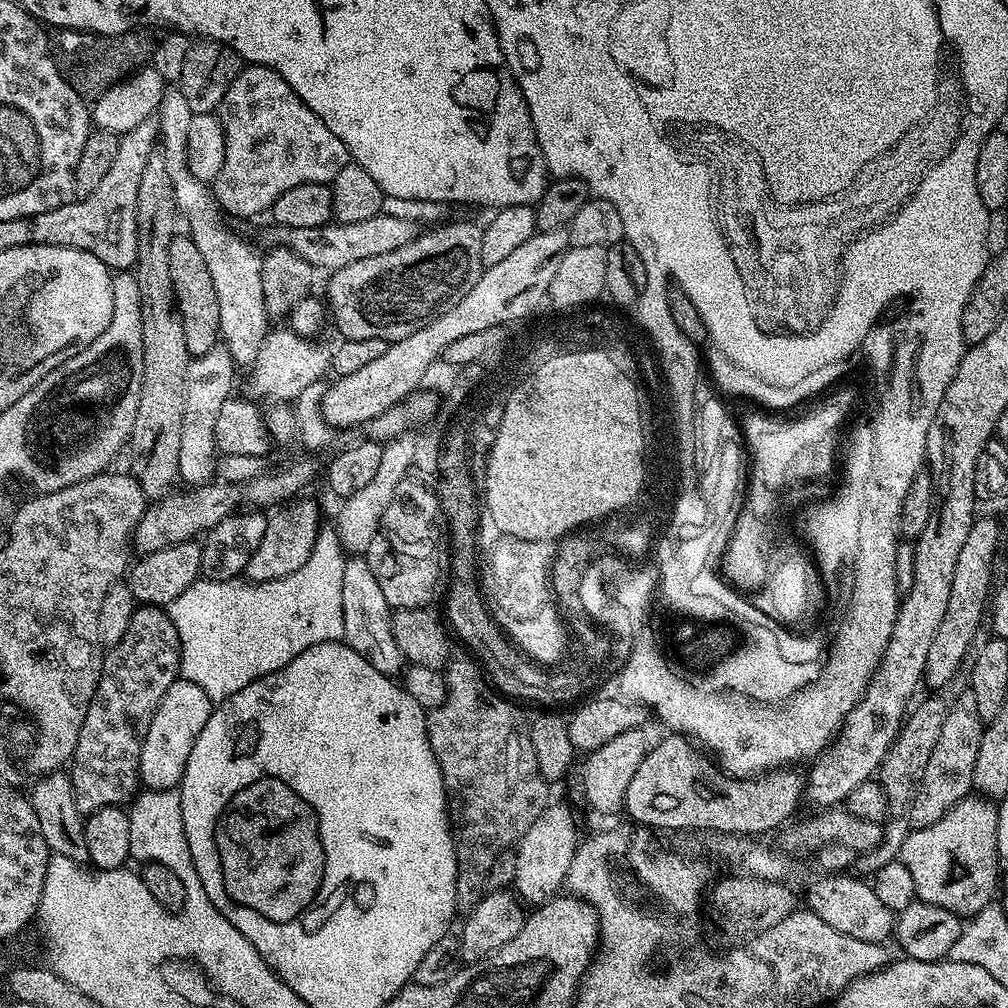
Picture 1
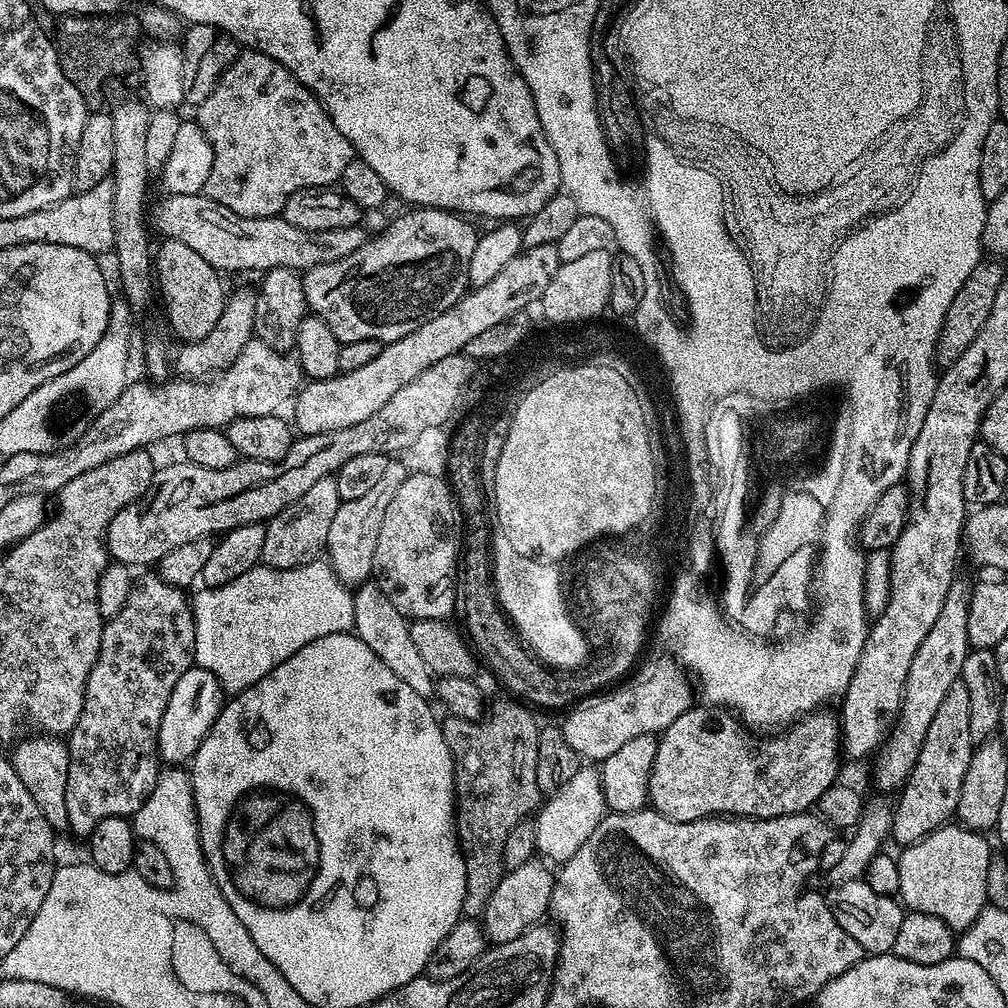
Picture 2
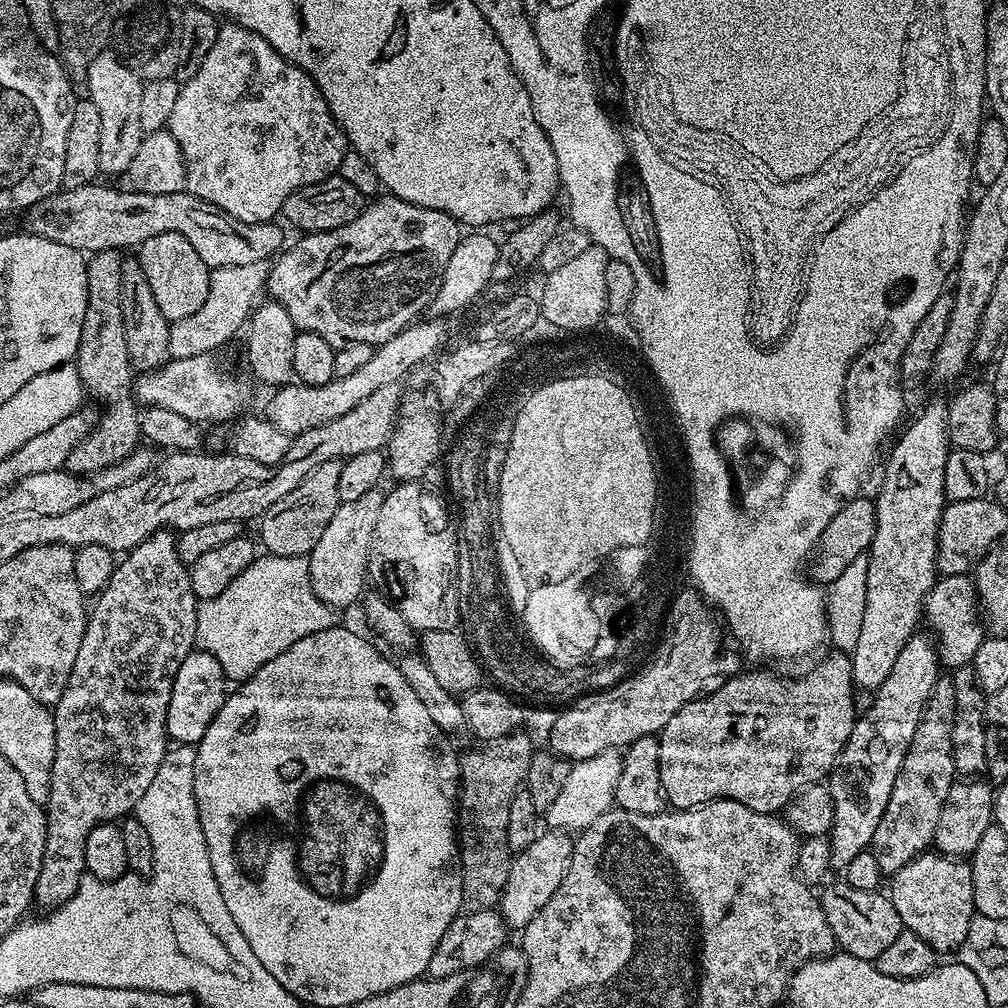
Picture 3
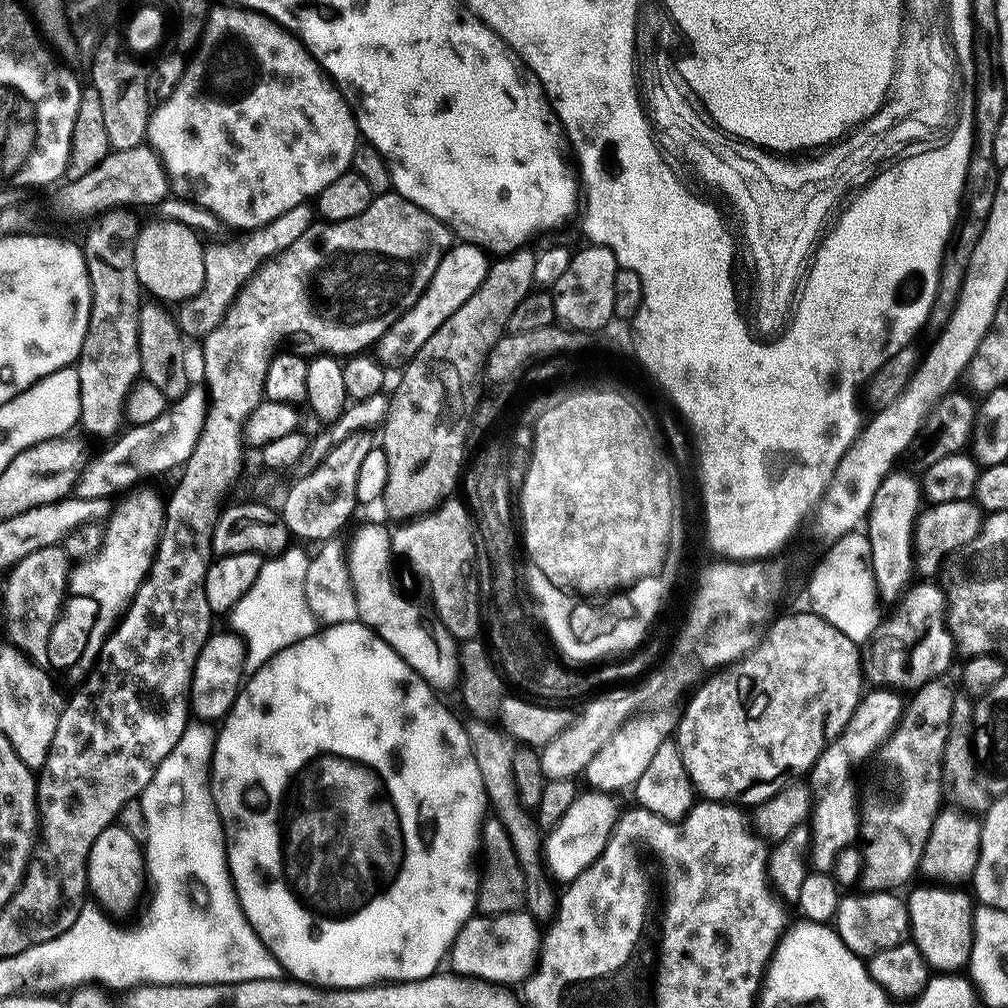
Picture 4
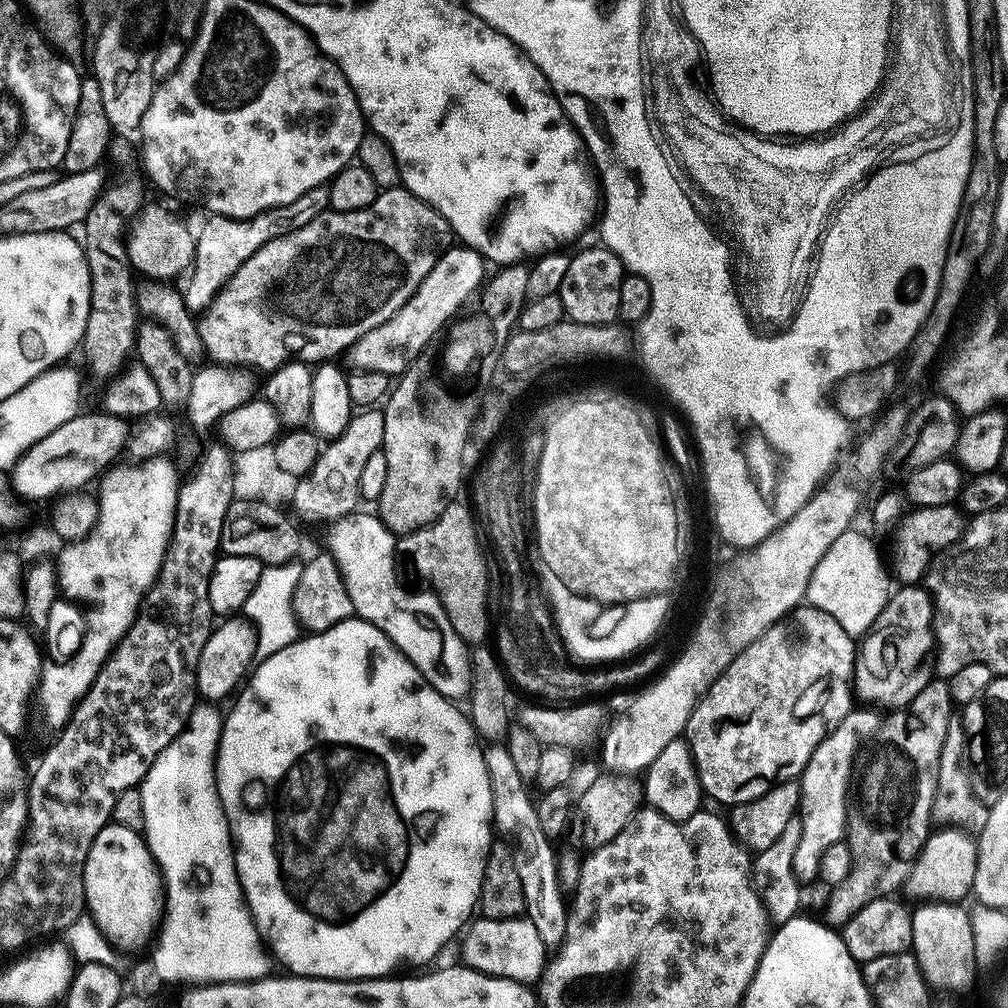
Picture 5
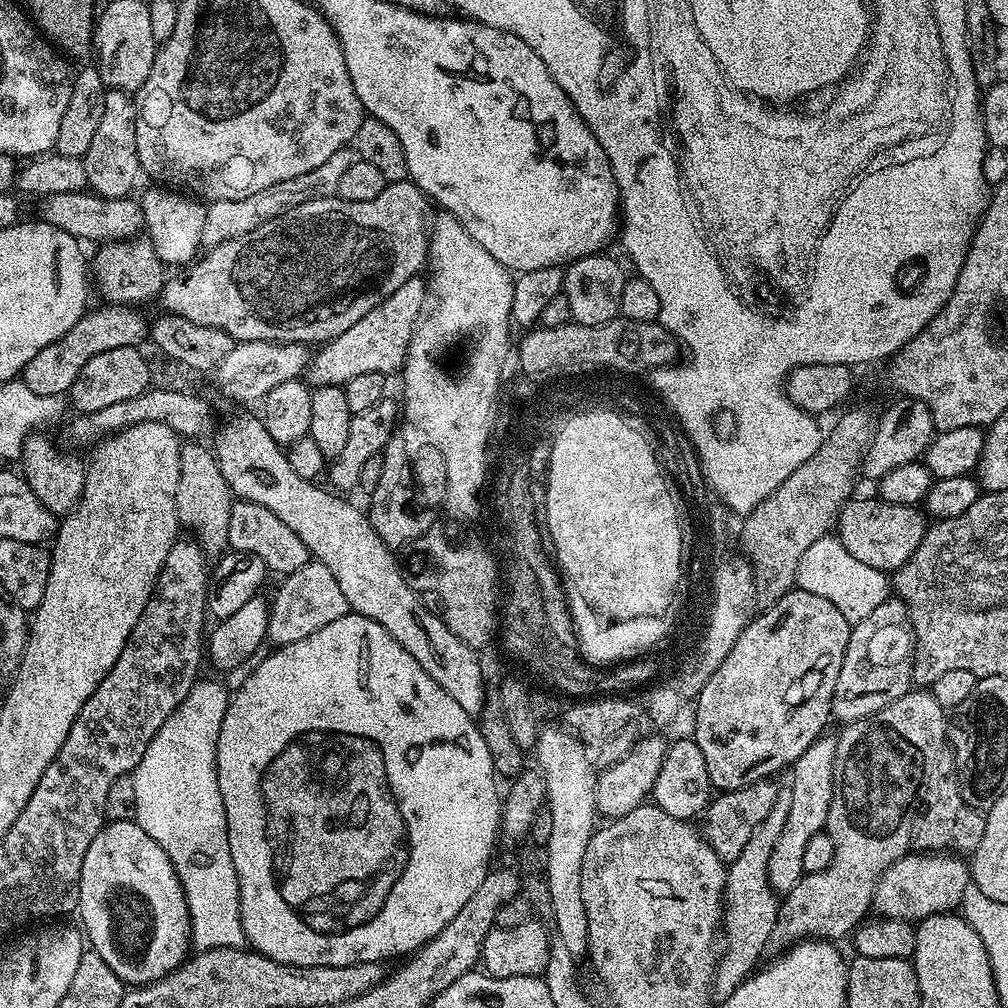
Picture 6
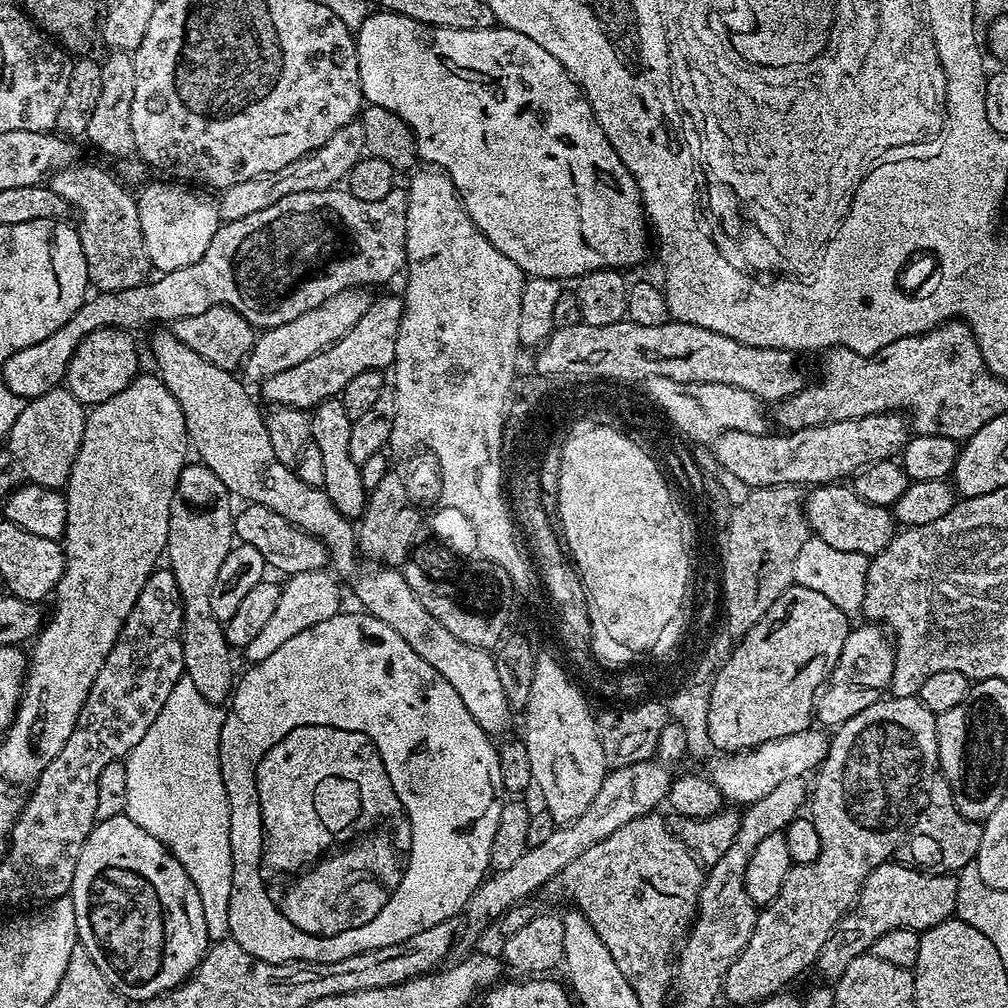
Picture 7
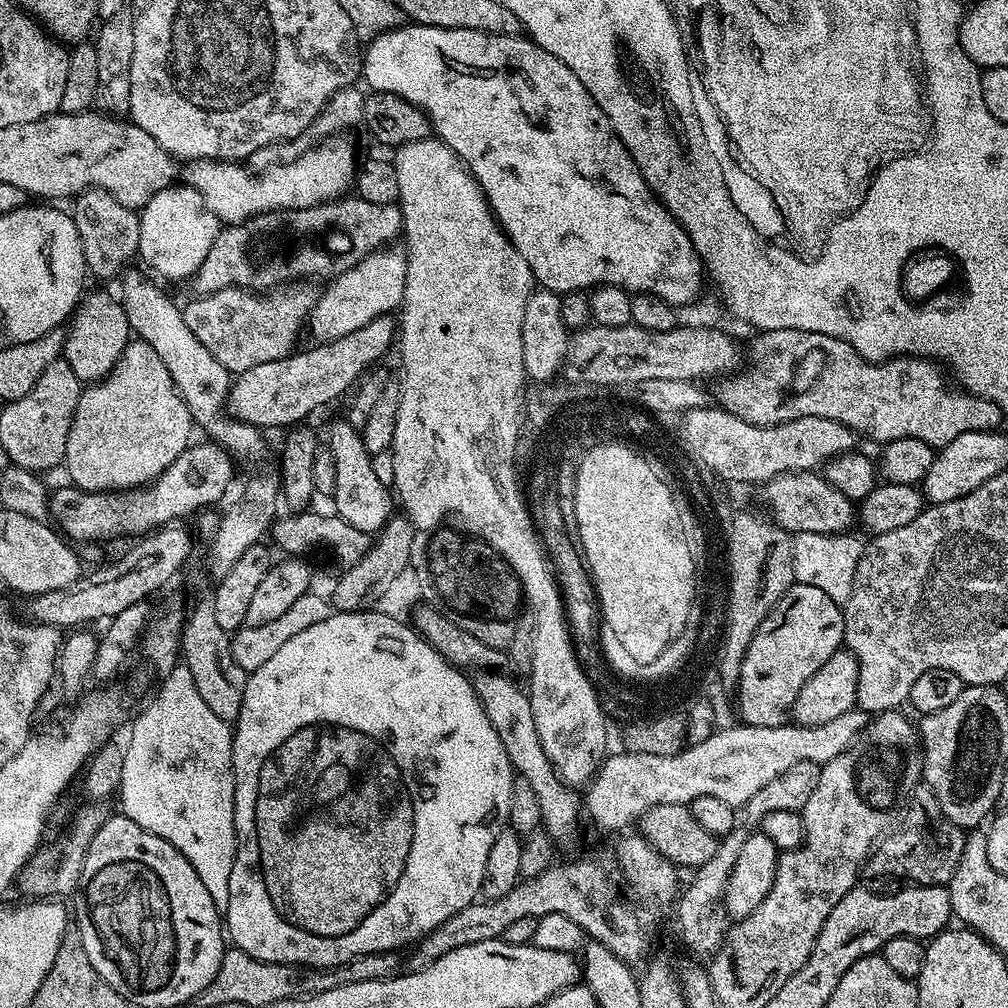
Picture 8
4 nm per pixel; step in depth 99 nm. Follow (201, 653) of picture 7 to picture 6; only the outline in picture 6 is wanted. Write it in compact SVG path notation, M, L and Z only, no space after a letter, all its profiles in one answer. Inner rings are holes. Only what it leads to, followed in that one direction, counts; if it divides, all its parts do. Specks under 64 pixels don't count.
M188 442L181 447L178 462L178 490L176 491L176 518L189 528L205 557L216 558L229 547L227 531L234 503L232 490L222 476L215 451L204 442Z

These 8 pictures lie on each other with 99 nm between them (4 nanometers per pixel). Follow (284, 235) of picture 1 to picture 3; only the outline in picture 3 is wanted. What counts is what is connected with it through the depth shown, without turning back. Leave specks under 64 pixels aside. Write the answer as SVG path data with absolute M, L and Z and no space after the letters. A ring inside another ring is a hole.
M94 182L83 184L82 187L66 188L52 196L41 197L32 208L35 218L30 222L31 233L85 254L124 250L126 246L134 248L158 234L178 233L194 246L204 264L212 270L250 268L262 260L271 261L285 247L284 232L279 223L236 223L220 208L186 190L174 194L146 194L139 190L126 192L98 185Z

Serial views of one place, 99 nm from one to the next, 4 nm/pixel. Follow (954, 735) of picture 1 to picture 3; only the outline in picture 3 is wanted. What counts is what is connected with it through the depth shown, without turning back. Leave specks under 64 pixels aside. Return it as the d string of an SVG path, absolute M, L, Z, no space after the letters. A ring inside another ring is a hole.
M944 674L937 682L931 699L928 700L924 719L920 721L912 744L908 748L898 782L894 784L894 794L890 796L890 806L886 808L886 814L880 819L880 825L870 841L871 847L880 857L881 873L895 874L914 857L933 847L942 810L958 776L952 743L952 727L956 716L956 684L948 674Z

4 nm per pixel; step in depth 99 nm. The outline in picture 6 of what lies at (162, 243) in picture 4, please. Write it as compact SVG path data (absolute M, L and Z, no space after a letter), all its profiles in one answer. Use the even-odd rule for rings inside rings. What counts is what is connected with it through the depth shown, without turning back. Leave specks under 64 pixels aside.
M88 190L78 192L59 192L43 197L39 201L39 219L50 226L58 226L74 239L87 242L107 242L110 240L130 240L141 235L144 225L143 206L139 199L125 198L123 200L108 200Z

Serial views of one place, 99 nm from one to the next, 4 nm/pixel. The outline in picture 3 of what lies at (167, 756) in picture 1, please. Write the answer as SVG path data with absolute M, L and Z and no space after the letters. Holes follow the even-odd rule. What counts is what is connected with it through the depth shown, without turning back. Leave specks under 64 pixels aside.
M203 650L192 651L182 662L172 687L171 710L168 712L169 737L180 746L199 745L229 695L230 684L218 657Z

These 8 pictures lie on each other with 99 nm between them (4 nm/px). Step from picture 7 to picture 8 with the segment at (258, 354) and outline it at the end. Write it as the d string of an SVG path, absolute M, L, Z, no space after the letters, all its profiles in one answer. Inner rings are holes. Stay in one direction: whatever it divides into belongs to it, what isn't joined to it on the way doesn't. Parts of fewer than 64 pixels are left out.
M385 246L335 277L329 283L332 285L317 295L312 314L306 321L307 331L312 331L311 339L316 342L337 340L346 334L354 334L354 330L362 330L362 326L380 316L395 313L404 303L407 265L408 257L403 247Z

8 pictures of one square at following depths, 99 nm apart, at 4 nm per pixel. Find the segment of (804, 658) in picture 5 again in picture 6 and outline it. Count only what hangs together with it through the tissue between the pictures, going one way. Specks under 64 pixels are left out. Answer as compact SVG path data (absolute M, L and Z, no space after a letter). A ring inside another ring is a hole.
M793 587L781 600L767 605L763 611L753 615L744 625L730 654L726 654L718 670L710 674L694 700L694 739L698 750L702 750L702 758L706 758L713 789L720 792L738 790L757 780L775 777L779 768L787 769L820 739L832 716L834 686L850 642L852 624L834 602L826 602L819 594Z

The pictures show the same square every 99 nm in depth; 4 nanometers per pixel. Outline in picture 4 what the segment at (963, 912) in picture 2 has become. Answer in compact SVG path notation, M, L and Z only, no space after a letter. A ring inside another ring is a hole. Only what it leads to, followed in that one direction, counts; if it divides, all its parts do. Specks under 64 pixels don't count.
M952 886L916 888L906 896L910 936L929 969L956 972L972 958L972 914L974 900L964 892L955 892Z

